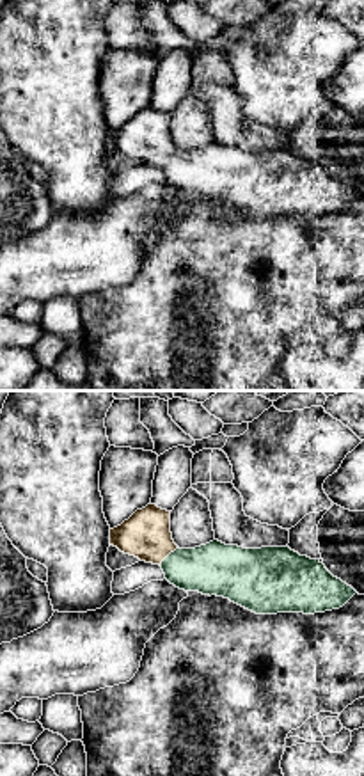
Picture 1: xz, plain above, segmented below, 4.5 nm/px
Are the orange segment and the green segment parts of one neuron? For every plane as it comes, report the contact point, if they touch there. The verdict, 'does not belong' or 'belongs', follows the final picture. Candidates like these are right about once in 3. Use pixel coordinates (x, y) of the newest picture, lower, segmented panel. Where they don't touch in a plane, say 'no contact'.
meets orange at (167, 554)

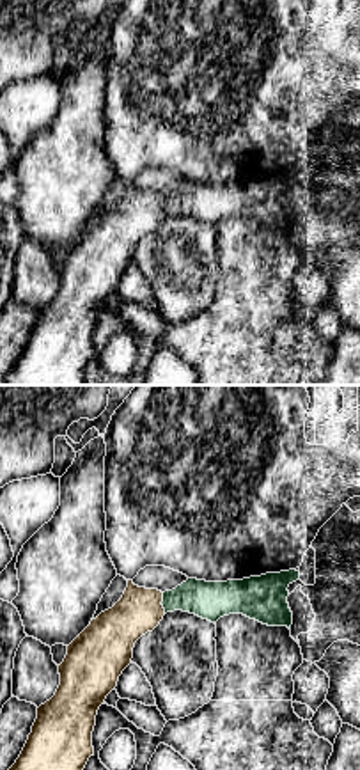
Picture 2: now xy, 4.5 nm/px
meets orange at (160, 604)

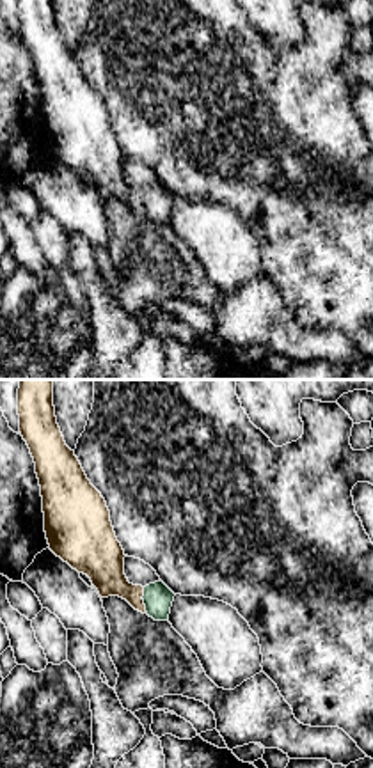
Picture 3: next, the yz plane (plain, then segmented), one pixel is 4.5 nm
meets orange at (142, 600)

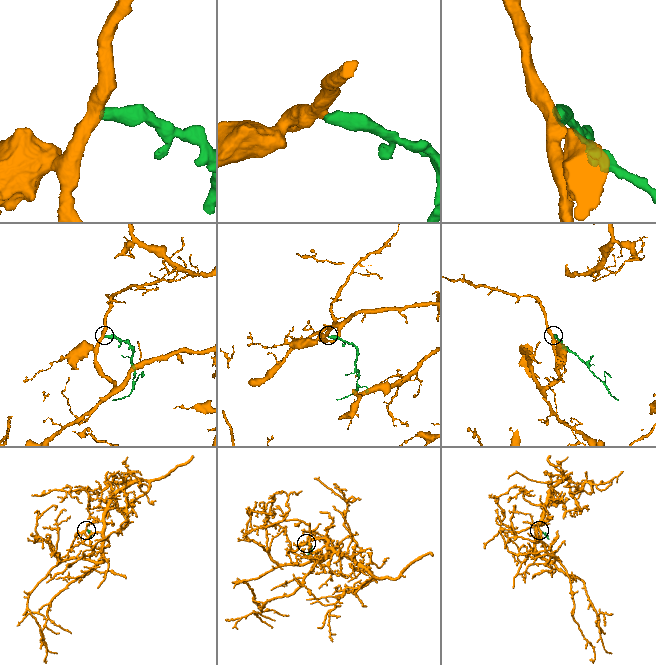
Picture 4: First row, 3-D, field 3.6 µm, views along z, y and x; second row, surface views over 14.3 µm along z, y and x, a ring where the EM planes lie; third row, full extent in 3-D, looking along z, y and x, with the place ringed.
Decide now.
belongs

